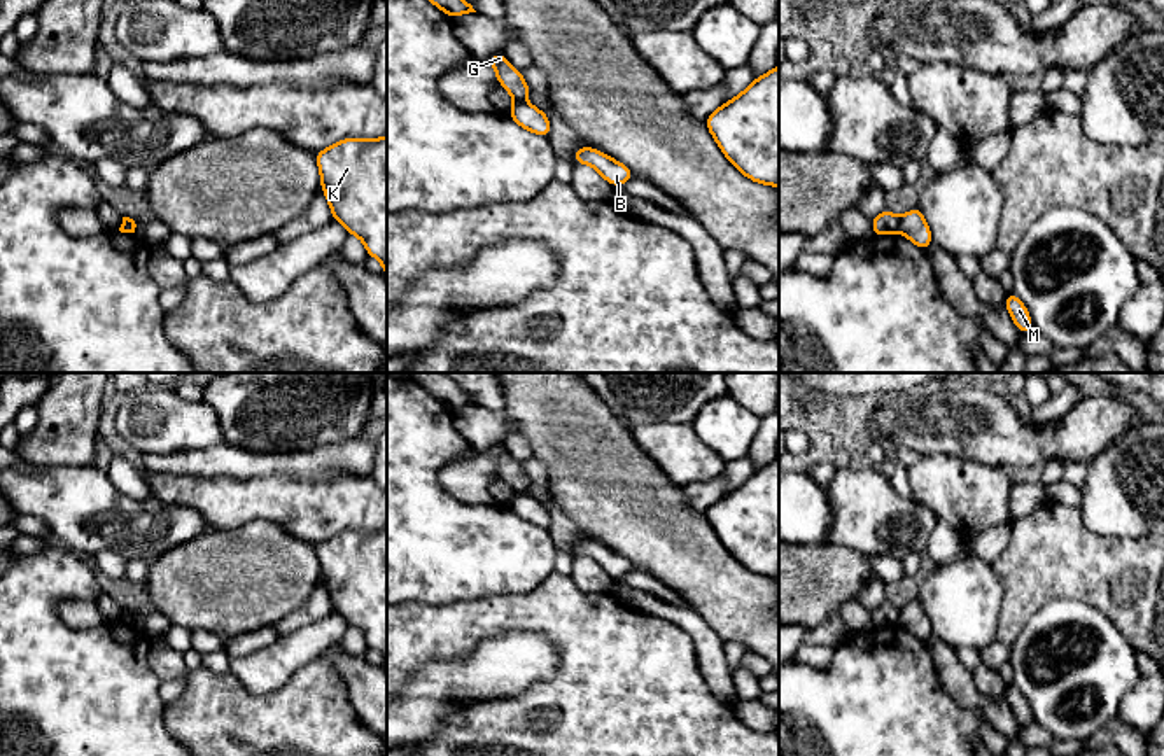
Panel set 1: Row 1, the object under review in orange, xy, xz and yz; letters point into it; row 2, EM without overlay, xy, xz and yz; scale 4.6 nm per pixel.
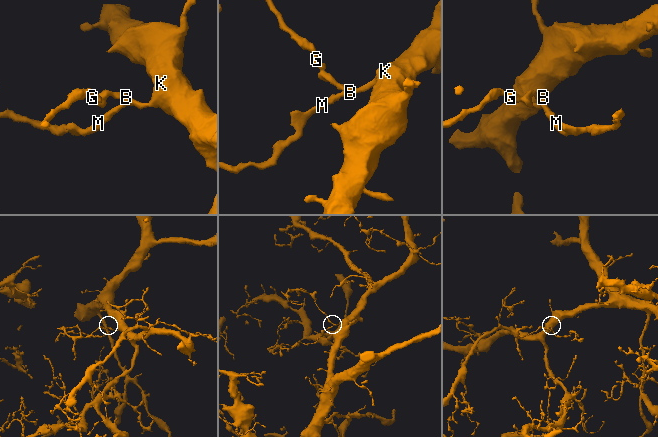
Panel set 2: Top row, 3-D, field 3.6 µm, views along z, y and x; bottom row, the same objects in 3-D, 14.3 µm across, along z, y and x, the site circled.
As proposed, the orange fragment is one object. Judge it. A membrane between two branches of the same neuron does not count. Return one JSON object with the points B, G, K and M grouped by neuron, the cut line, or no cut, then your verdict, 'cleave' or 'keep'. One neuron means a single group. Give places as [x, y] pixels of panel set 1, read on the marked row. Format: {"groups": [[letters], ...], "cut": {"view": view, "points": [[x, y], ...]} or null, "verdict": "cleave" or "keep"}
{"groups": [["B", "K", "M"], ["G"]], "cut": {"view": "yz", "points": [[898, 219], [900, 231]]}, "verdict": "cleave"}

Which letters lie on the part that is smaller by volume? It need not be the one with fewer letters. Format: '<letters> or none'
G

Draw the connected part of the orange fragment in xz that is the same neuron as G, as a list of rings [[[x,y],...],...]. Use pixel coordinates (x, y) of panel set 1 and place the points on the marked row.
[[[504,52],[492,54],[487,63],[495,70],[499,86],[502,86],[515,102],[523,102],[532,93],[522,72],[509,65]]]

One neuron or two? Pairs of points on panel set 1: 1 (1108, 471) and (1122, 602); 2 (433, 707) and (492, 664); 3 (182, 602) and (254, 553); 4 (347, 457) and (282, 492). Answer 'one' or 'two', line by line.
1: two
2: one
3: one
4: two

